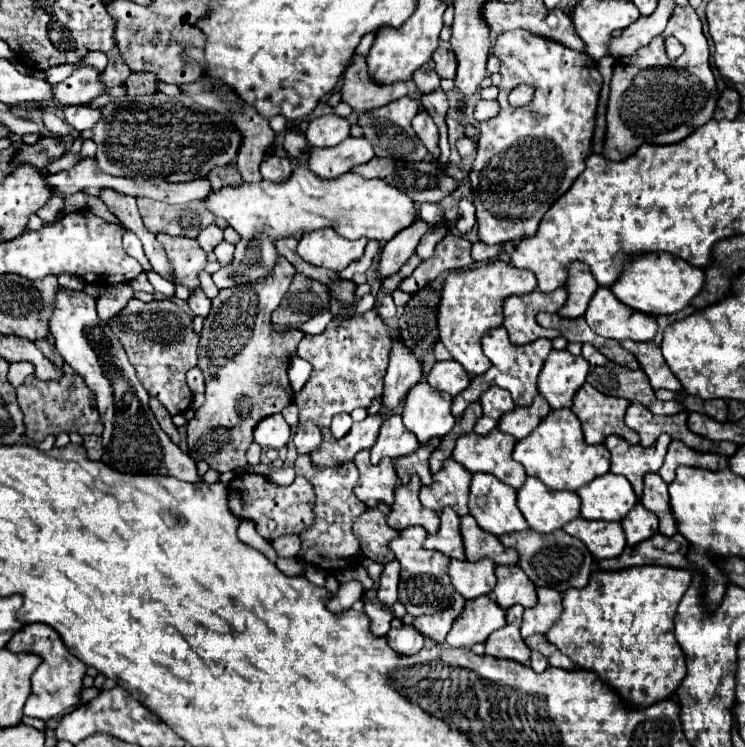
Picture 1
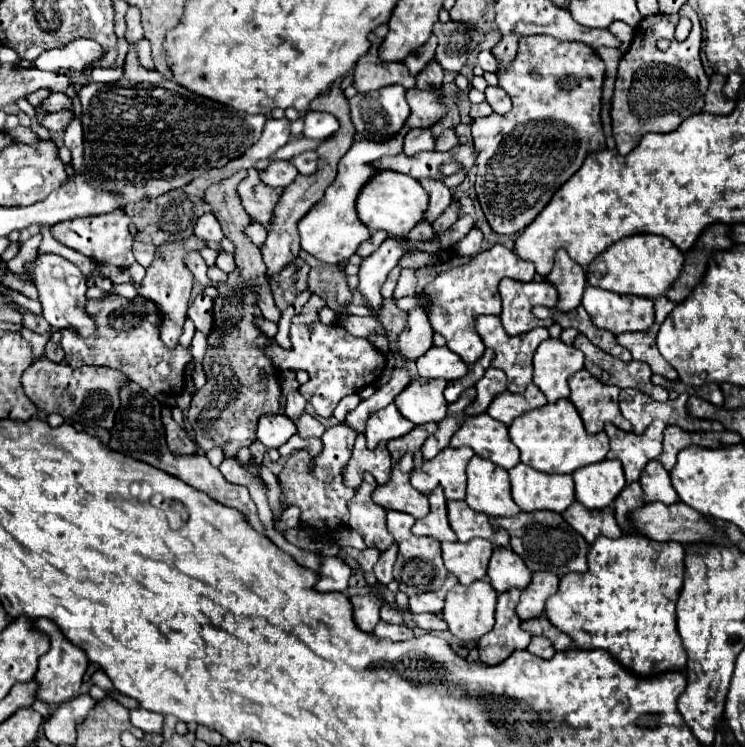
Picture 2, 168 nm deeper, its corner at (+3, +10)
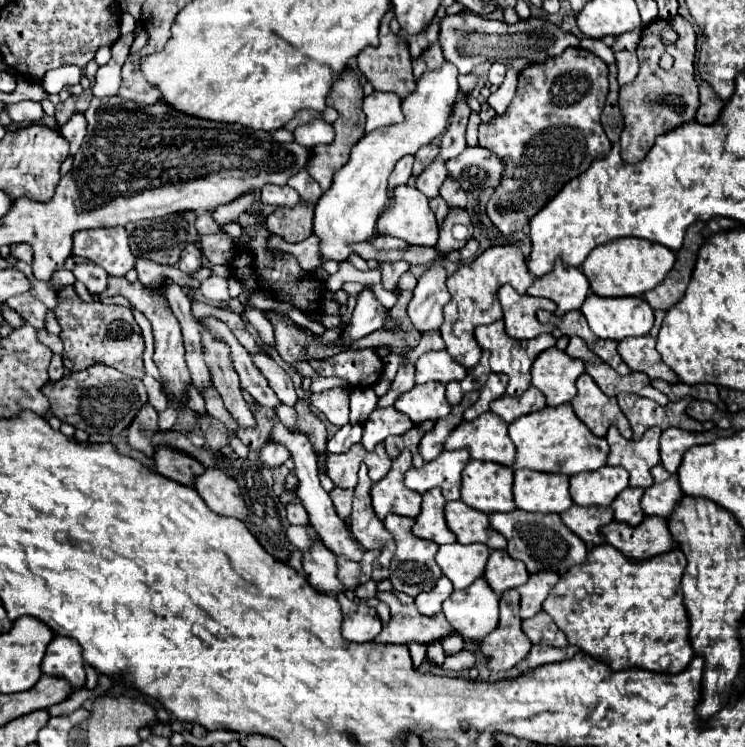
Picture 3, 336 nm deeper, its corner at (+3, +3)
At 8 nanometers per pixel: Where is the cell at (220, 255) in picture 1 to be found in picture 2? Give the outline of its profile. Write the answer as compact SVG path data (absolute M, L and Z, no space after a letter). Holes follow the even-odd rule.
M218 252L216 266L218 266L222 271L227 274L234 271L236 265L233 254L229 252Z

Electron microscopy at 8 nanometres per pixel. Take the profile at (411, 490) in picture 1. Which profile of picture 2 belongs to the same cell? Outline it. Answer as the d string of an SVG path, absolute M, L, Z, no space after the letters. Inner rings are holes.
M406 454L402 456L402 460L392 464L390 480L382 486L376 486L376 490L372 492L372 500L384 510L398 510L414 518L422 518L430 512L428 498L416 488L412 488L410 472L412 472L412 456Z

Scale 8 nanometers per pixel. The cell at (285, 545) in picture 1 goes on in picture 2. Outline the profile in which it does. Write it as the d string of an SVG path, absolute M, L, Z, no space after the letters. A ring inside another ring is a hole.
M288 506L288 508L284 510L284 514L282 514L280 524L278 524L276 528L278 528L278 530L290 530L290 528L294 528L294 526L298 526L298 524L300 524L300 512L298 512L298 508Z

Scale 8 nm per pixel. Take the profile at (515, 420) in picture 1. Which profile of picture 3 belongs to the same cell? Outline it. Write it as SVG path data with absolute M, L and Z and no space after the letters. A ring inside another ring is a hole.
M502 395L500 399L494 399L494 403L490 403L490 411L496 413L506 423L512 423L514 419L530 413L530 405L522 405L520 397Z

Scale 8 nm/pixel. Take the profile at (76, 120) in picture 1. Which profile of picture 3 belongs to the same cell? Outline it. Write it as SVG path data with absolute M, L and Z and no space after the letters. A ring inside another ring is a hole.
M20 101L20 103L12 103L6 105L10 117L14 123L40 123L42 117L46 115L42 109L42 103L34 103L34 101Z

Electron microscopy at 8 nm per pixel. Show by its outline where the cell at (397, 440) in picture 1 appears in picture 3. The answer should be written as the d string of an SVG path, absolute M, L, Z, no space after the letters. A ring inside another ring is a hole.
M394 407L386 409L374 409L368 417L368 421L362 425L364 437L362 445L366 451L374 451L378 443L382 443L390 435L404 435L414 427L408 415L402 415Z

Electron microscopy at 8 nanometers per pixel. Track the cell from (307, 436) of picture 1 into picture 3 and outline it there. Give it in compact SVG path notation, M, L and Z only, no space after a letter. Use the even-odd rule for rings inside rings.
M266 353L262 355L256 355L254 357L254 363L256 367L266 375L270 387L274 389L274 393L278 395L278 399L286 405L294 405L298 401L298 393L294 389L294 383L292 383L292 377L288 375L288 371L278 365L272 357L268 357Z

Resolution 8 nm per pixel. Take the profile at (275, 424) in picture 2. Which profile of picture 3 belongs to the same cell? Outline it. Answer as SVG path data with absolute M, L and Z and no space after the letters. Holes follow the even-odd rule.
M268 441L268 443L260 449L260 461L262 461L266 467L278 467L278 465L282 465L288 457L290 457L290 451L288 451L282 443L276 443L276 441Z

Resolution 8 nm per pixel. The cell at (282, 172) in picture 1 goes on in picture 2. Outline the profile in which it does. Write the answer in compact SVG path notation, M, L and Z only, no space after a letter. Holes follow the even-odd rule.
M272 162L266 170L260 172L260 180L266 186L276 190L282 190L288 184L292 184L296 176L298 176L298 170L290 162Z

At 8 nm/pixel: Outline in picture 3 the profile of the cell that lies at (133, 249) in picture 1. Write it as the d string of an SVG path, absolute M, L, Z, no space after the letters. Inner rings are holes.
M138 259L136 271L138 271L138 279L146 283L151 291L159 291L164 278L170 278L180 286L187 285L195 289L200 287L200 281L192 279L177 267L158 265L152 263L150 259Z

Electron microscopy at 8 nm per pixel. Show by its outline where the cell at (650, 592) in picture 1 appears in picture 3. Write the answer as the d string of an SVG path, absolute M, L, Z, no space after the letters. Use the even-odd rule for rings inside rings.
M602 543L602 547L588 551L582 567L560 577L544 601L544 611L566 633L570 645L604 661L614 671L638 667L656 673L680 673L694 657L680 589L684 567L686 557L680 549L634 561Z

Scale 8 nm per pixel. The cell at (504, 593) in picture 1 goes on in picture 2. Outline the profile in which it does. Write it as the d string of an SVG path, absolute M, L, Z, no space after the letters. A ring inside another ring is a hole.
M494 548L488 566L488 582L494 586L496 592L506 592L510 588L524 590L530 584L532 572L526 568L524 560L506 548Z

